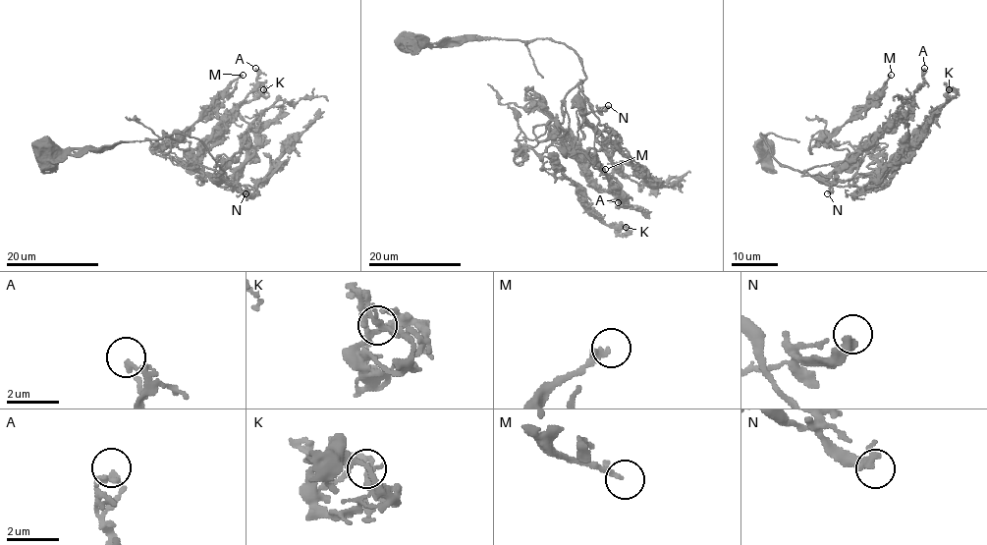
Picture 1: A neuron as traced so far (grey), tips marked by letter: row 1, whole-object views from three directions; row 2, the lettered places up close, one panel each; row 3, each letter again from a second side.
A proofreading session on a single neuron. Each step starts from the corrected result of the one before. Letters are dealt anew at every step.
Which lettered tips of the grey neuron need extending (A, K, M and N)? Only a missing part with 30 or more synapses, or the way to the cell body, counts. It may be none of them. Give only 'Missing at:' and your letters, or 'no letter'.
Missing at: no letter

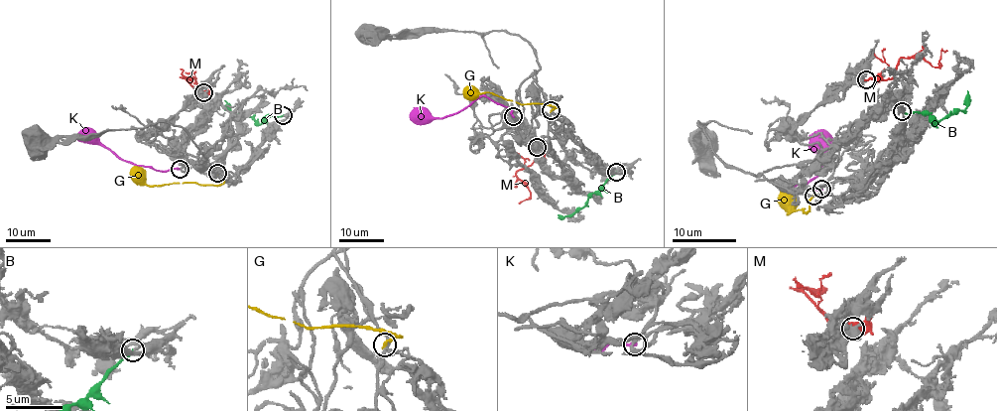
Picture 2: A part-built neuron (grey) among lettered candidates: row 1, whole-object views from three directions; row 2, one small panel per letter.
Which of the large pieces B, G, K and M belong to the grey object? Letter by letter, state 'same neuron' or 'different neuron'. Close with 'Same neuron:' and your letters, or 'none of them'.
B: different neuron
G: different neuron
K: different neuron
M: different neuron
Same neuron: none of them

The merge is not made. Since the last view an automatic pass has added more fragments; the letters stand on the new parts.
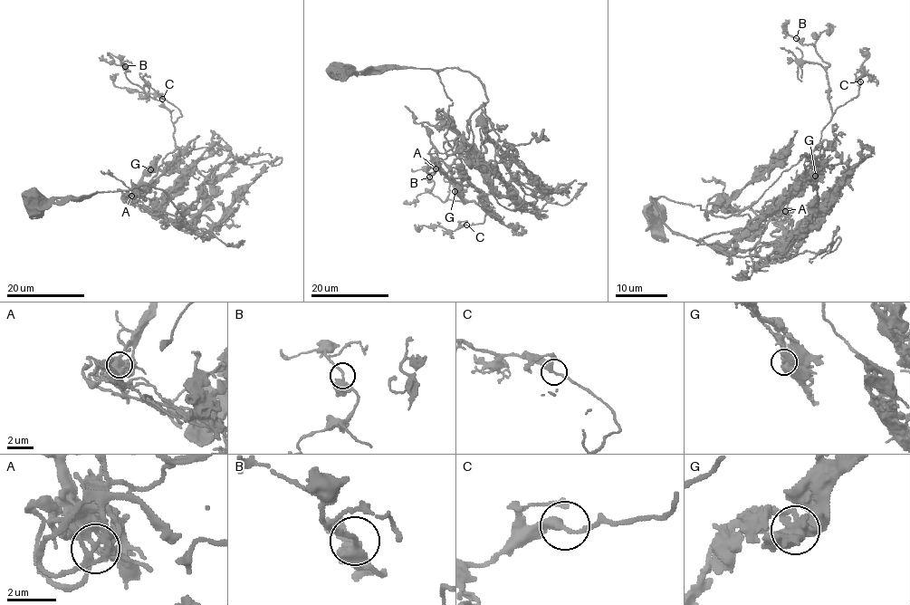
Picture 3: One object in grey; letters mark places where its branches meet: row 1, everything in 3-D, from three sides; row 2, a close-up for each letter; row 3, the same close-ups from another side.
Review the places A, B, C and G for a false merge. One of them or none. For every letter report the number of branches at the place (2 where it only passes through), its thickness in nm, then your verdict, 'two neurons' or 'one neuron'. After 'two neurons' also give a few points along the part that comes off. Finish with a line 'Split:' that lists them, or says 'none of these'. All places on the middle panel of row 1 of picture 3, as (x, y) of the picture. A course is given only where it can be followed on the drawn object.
A: 2 branches meet; 360 nm thick; two neurons; foreign part runs (435, 168), (452, 181), (455, 193), (464, 204)
B: 2 branches meet; 320 nm thick; one neuron
C: 2 branches meet; 320 nm thick; one neuron
G: 2 branches meet; 360 nm thick; one neuron
Split: A

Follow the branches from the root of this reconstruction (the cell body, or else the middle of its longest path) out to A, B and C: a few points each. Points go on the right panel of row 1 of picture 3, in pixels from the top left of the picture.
A: (656, 215), (656, 220), (650, 206), (661, 196), (724, 217), (746, 214), (760, 229), (786, 211)
B: (656, 215), (650, 206), (661, 196), (736, 215), (817, 148), (832, 115), (828, 64), (796, 38)
C: (656, 215), (650, 206), (661, 196), (724, 217), (751, 207), (817, 148), (859, 81)

